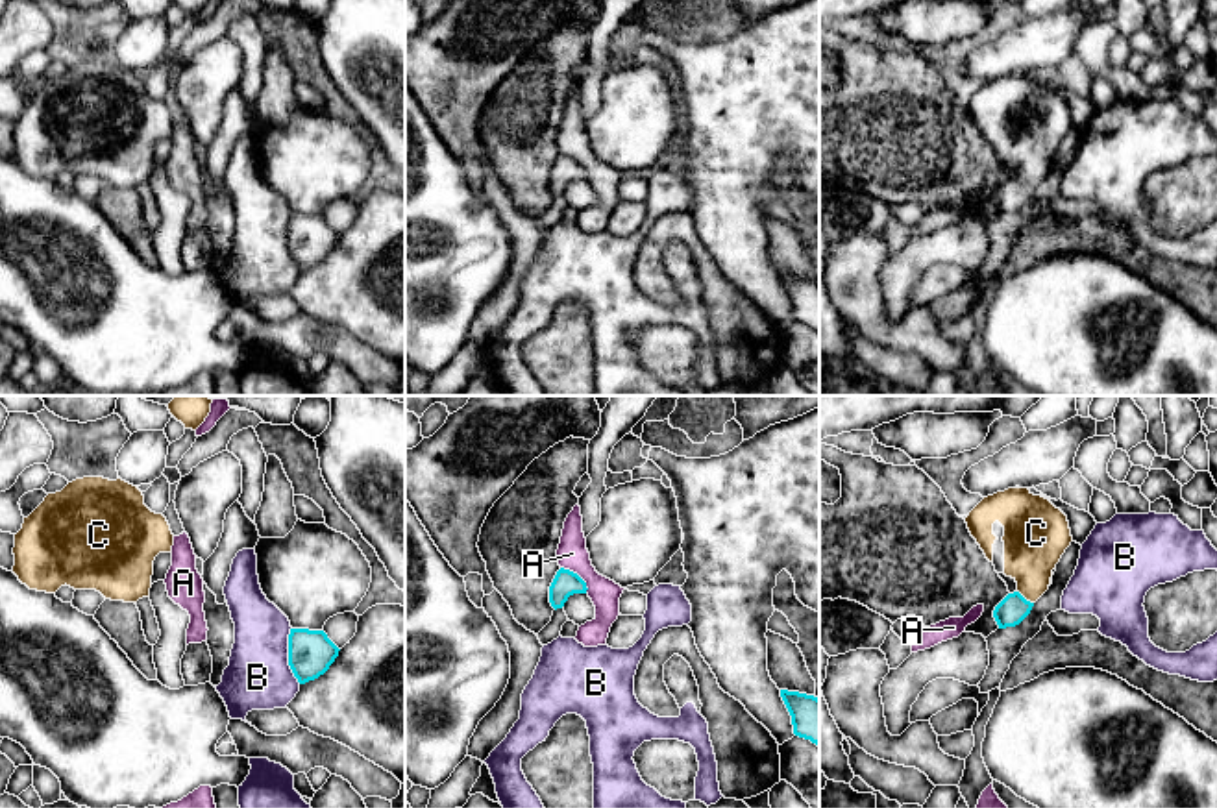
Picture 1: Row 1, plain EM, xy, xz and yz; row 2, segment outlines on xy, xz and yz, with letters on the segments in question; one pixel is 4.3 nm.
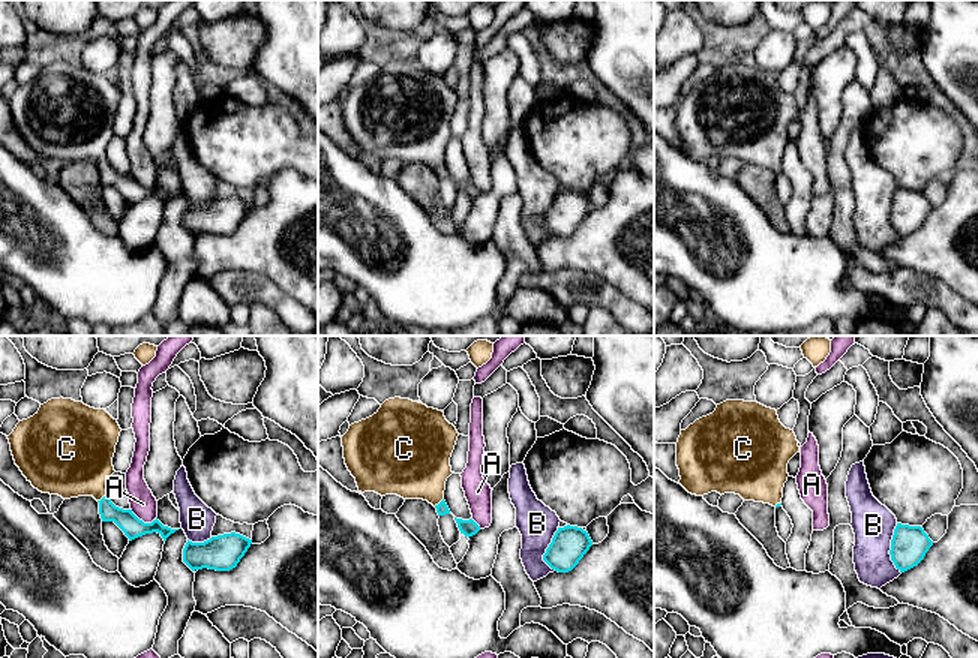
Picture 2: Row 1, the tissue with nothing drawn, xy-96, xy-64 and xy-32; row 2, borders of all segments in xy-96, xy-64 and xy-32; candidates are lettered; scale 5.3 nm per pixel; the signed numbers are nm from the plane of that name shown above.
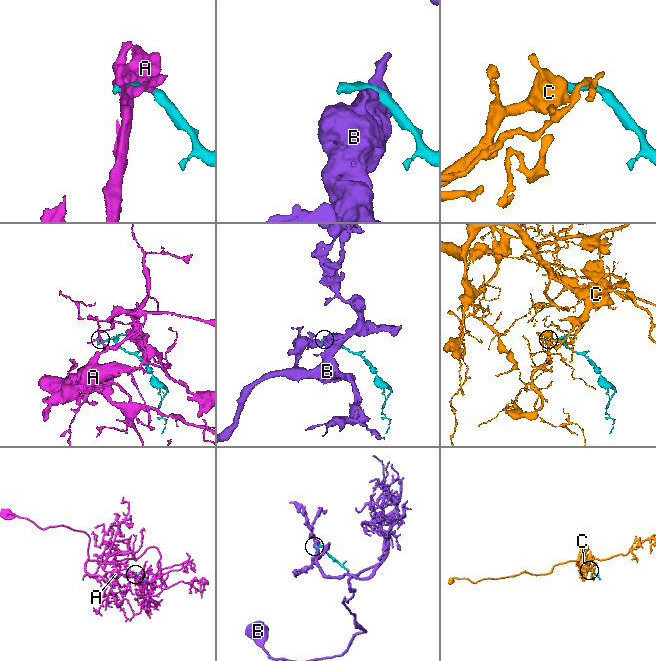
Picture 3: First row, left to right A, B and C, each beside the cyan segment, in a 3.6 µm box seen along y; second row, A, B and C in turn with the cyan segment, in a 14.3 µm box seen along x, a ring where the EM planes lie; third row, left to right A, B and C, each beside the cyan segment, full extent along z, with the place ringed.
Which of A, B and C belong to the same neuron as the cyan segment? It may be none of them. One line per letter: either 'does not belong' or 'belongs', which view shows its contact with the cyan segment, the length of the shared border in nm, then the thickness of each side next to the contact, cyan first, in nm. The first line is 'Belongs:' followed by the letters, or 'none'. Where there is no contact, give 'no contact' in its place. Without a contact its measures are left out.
Belongs: C
A: does not belong | xz | 170 nm | 120/140 nm
B: does not belong | xy | 260 nm | 200/280 nm
C: belongs | yz | 90 nm | 120/260 nm

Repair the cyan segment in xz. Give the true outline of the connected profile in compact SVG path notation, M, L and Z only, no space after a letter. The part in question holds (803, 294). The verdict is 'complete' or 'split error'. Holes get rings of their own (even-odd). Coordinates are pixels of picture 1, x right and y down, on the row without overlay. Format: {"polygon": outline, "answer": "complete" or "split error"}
{"polygon": "M781 275L792 301L793 320L819 333L819 285L814 281Z", "answer": "complete"}

